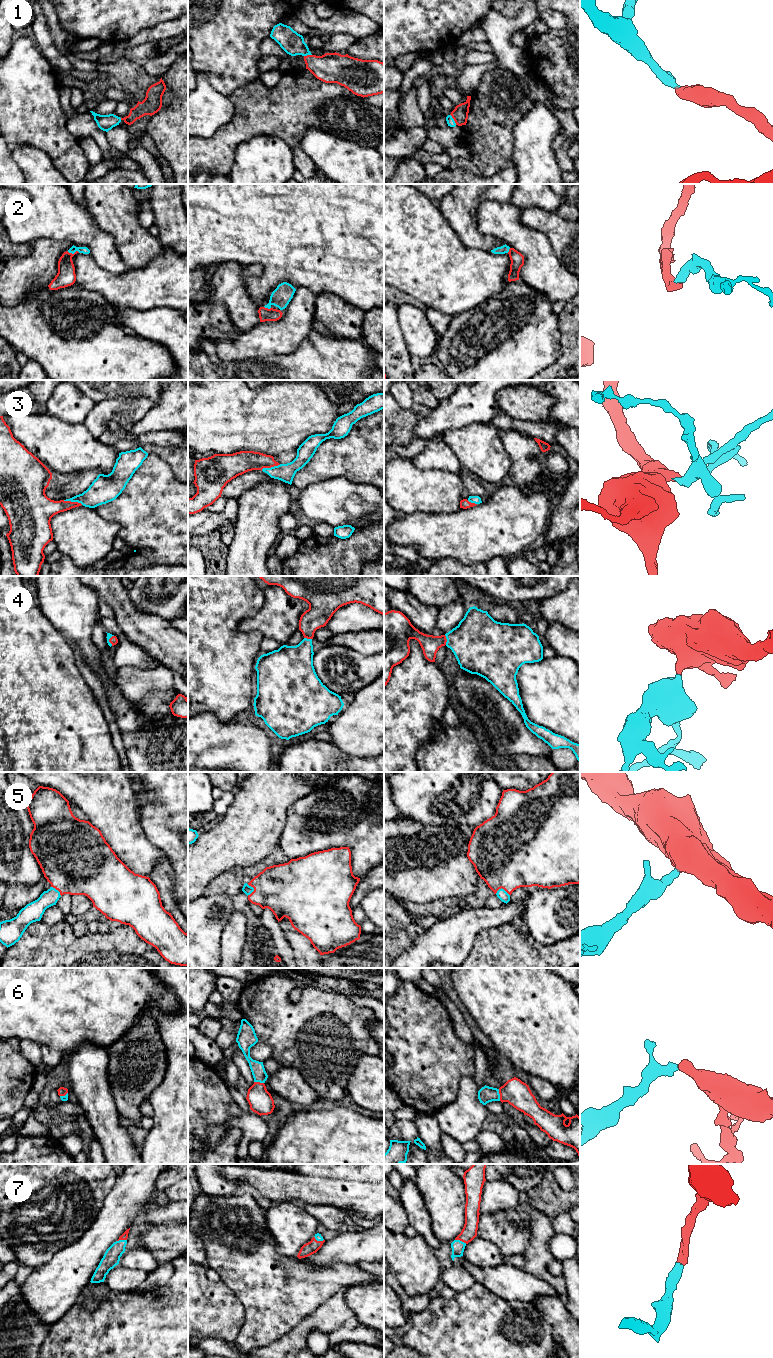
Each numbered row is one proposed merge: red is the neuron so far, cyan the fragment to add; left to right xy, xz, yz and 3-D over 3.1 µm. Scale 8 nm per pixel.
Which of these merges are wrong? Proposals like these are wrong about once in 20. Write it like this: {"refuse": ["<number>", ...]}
{"refuse": []}

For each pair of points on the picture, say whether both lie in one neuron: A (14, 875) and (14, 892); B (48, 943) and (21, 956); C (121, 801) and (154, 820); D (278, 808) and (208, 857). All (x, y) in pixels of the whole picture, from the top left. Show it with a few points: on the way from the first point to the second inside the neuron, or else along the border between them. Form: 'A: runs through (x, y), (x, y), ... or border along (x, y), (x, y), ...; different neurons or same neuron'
A: border along (37, 882), (31, 886), (19, 884), (10, 886); different neurons
B: runs through (41, 950), (35, 956), (28, 956); same neuron
C: border along (134, 788), (138, 817), (144, 834); different neurons
D: runs through (261, 817), (237, 841), (225, 846); same neuron

